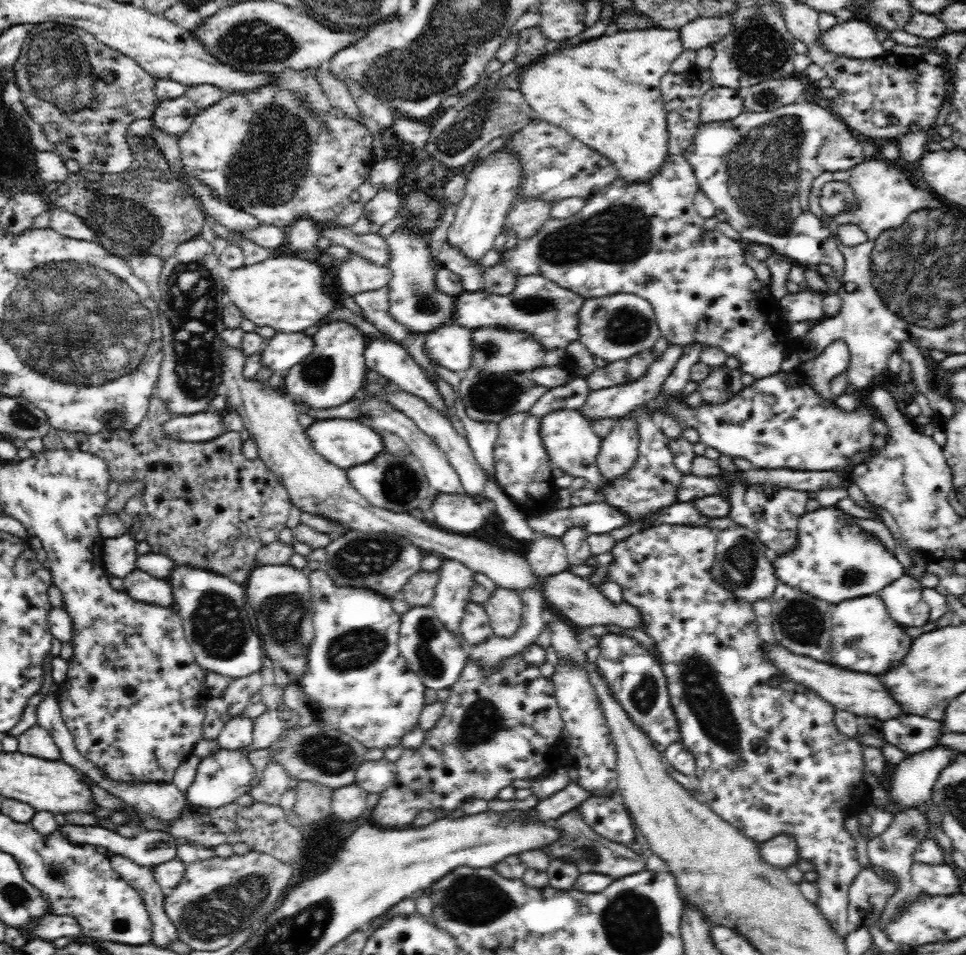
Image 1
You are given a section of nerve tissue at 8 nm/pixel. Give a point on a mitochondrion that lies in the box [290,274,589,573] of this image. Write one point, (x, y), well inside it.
(492, 395)

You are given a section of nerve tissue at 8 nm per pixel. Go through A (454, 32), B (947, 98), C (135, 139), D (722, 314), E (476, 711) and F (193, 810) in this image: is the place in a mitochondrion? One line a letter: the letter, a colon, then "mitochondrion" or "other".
A: mitochondrion
B: other
C: other
D: other
E: mitochondrion
F: other

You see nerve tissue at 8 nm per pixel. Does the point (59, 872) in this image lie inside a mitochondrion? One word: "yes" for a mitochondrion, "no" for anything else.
yes

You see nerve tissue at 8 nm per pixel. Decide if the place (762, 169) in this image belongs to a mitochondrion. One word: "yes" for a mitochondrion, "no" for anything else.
yes

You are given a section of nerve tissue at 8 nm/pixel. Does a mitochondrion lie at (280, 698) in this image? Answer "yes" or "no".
no

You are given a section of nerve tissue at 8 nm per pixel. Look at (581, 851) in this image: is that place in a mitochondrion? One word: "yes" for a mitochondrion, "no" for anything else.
yes

